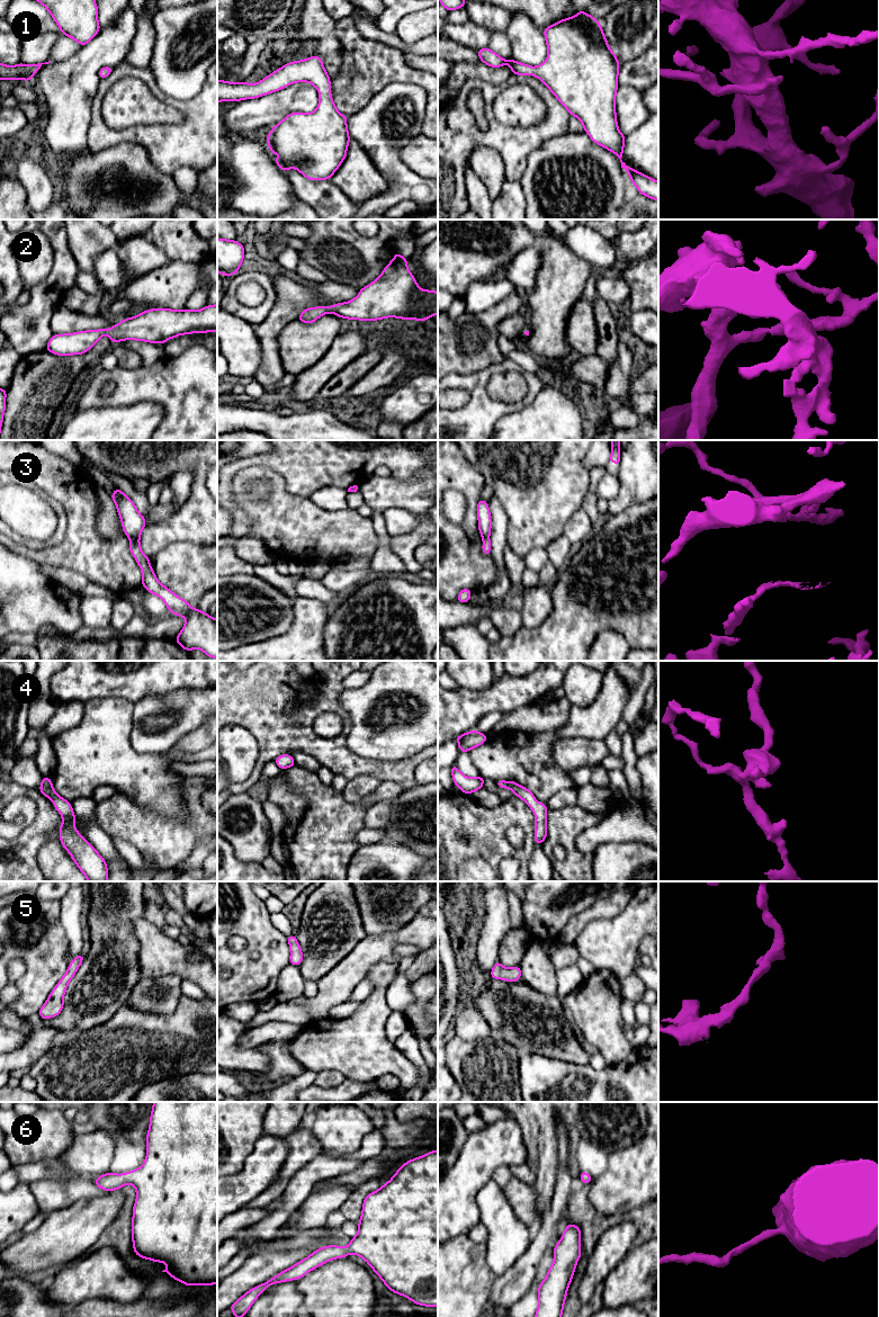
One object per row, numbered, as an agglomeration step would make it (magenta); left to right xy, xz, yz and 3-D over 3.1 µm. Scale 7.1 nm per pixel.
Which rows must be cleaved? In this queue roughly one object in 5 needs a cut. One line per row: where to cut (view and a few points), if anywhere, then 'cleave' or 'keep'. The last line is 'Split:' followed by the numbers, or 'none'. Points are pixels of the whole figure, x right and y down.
1: no cut | keep
2: no cut | keep
3: no cut | keep
4: no cut | keep
5: no cut | keep
6: no cut | keep
Split: none

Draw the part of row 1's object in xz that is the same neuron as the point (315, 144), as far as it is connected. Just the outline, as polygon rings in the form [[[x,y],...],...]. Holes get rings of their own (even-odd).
[[[317,55],[303,61],[289,62],[280,69],[273,71],[258,83],[227,82],[217,80],[217,102],[218,101],[241,101],[253,99],[271,92],[276,92],[295,82],[311,82],[320,92],[317,108],[311,113],[291,113],[280,123],[272,127],[266,137],[271,154],[286,153],[287,158],[275,158],[281,171],[297,169],[310,180],[328,180],[338,170],[339,165],[347,156],[347,149],[350,136],[347,127],[347,117],[338,111],[332,99],[330,77],[324,70],[322,59]]]

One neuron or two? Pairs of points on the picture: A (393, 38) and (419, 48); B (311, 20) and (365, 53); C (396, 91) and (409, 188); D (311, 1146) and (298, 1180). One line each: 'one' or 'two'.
A: one
B: two
C: one
D: two

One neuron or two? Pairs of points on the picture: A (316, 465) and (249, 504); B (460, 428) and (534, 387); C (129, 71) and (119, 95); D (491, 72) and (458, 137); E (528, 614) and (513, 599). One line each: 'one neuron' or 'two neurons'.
A: two neurons
B: one neuron
C: two neurons
D: two neurons
E: two neurons

